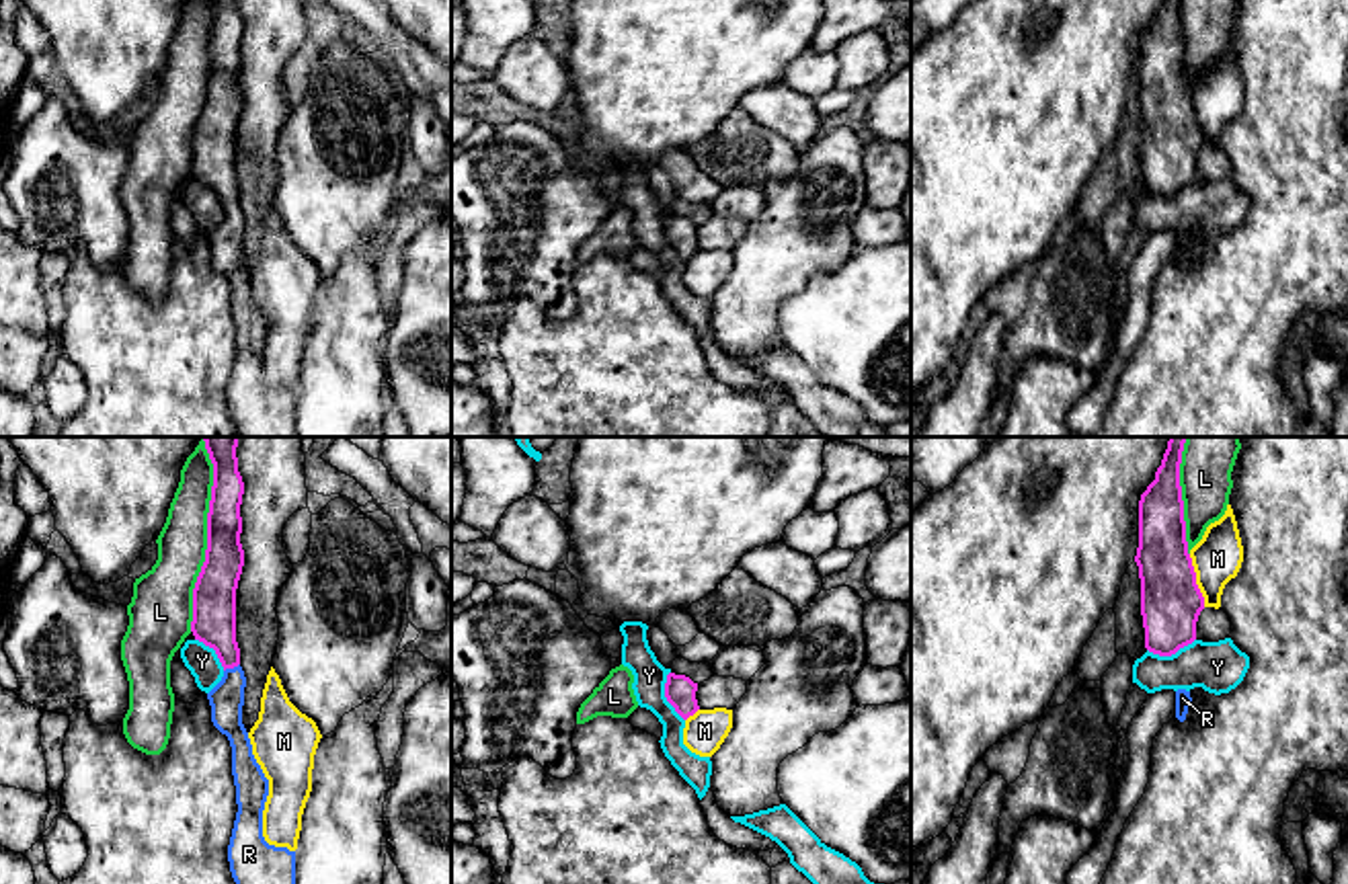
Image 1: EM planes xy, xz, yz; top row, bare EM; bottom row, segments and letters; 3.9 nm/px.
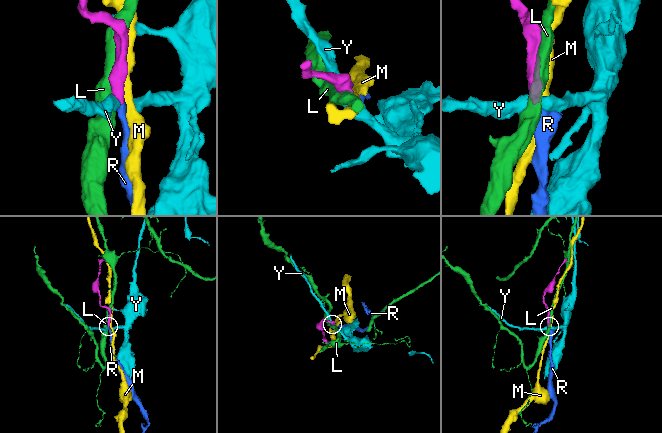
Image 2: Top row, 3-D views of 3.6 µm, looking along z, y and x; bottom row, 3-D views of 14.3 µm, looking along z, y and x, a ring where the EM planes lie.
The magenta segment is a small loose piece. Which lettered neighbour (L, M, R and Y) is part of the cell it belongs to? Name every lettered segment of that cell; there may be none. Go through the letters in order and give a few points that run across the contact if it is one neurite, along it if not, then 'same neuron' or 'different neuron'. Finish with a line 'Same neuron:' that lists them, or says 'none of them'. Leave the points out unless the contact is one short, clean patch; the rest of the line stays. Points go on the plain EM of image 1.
L: different neuron
M: different neuron
R: xy (214, 146), (214, 165), (230, 208), (226, 240) | same neuron
Y: xz (669, 212), (665, 240), (684, 261) | different neuron
Same neuron: R

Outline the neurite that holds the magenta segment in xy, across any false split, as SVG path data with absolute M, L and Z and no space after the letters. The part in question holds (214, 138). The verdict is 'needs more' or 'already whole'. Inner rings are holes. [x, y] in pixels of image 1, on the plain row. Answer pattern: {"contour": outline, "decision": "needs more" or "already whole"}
{"contour": "M211 0L211 4L207 90L193 129L191 172L195 180L215 191L224 207L224 217L207 240L213 267L228 277L232 287L238 353L228 402L238 437L295 437L295 392L269 386L263 377L269 320L252 295L242 265L246 217L236 183L236 129L244 107L240 84L244 23L238 0Z", "decision": "needs more"}

